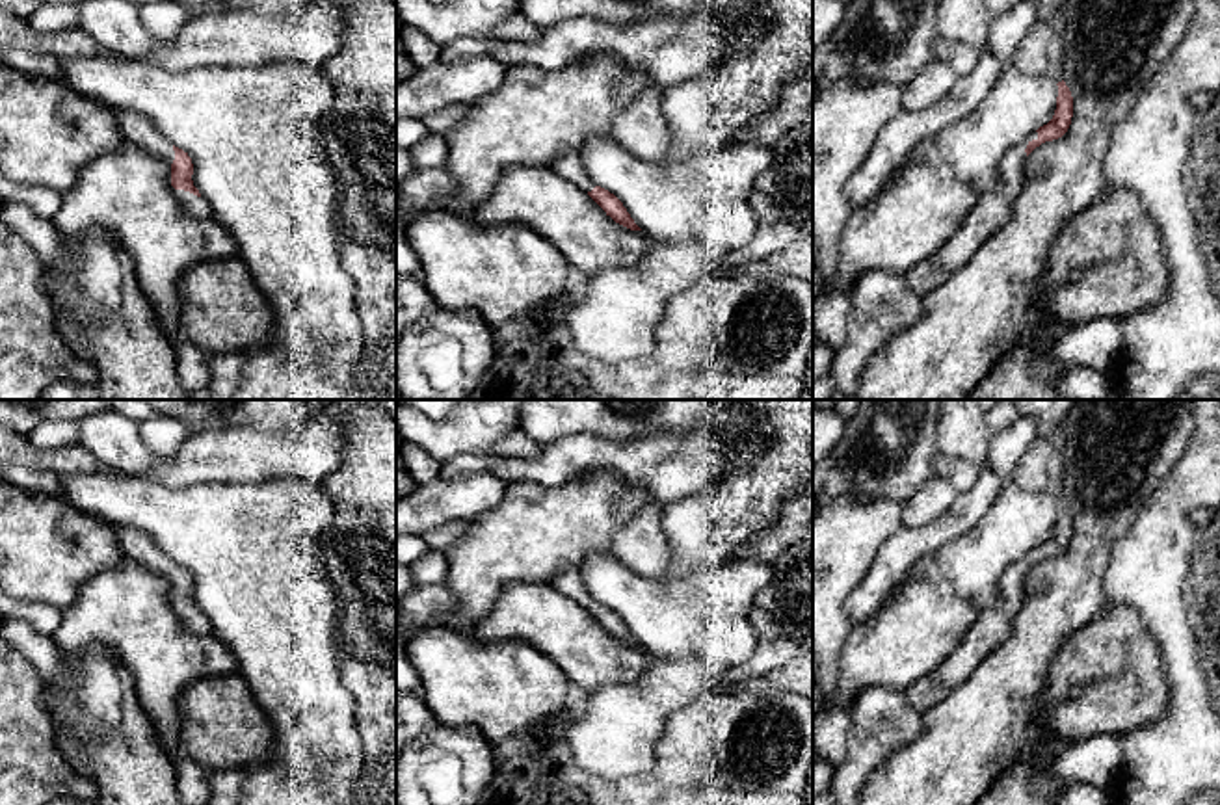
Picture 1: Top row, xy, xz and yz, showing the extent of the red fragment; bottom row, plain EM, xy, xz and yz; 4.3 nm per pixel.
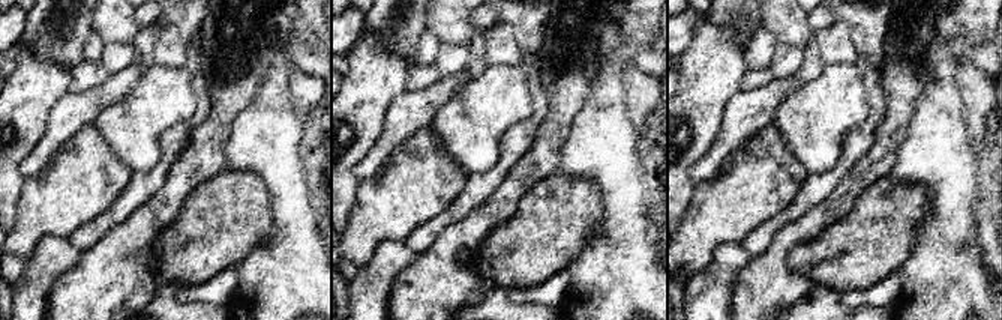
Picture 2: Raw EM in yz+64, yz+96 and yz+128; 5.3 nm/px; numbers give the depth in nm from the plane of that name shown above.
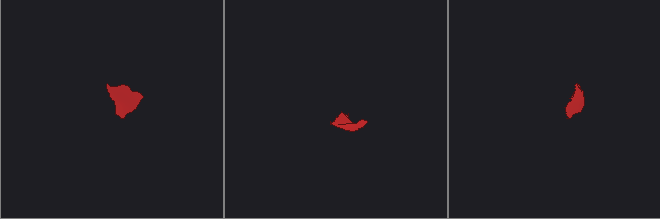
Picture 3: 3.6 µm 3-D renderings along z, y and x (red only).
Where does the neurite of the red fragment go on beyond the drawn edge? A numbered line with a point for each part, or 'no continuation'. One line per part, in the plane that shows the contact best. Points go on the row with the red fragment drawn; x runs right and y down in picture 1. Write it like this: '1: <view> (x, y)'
1: xy (134, 129)

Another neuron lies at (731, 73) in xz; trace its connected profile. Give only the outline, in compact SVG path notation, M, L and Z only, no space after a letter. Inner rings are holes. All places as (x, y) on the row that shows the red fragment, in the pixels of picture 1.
M762 0L772 19L762 39L731 35L718 67L660 89L673 134L664 164L733 143L735 134L779 100L785 84L813 63L813 0Z

